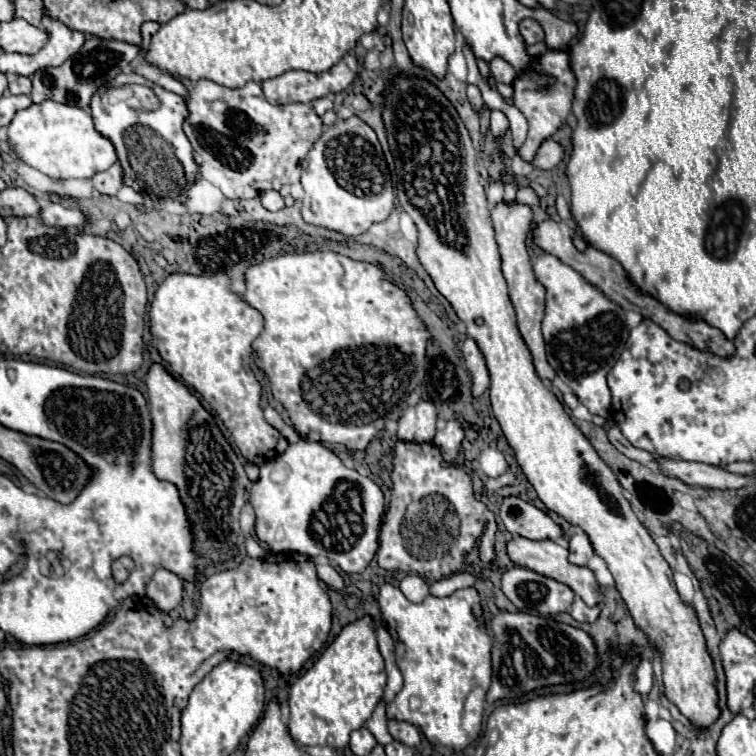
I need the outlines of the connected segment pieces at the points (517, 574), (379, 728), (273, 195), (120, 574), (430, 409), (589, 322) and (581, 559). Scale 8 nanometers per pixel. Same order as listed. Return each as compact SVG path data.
M515 566L503 572L501 590L521 612L559 614L573 604L573 590L553 578Z
M381 700L373 712L373 716L367 720L367 730L375 736L375 740L385 746L389 742L393 742L391 734L387 732L387 716L385 716L385 700Z
M275 190L265 192L265 194L261 196L261 204L263 204L267 210L281 210L281 208L285 208L283 198L281 198L279 192L275 192Z
M123 556L123 558L115 560L115 564L113 564L113 578L115 578L119 584L123 584L123 582L129 578L131 570L133 570L133 560L127 558L127 556Z
M421 400L415 406L409 406L399 418L397 438L403 442L431 442L435 436L437 410L433 402Z
M541 254L533 262L533 272L537 282L547 290L543 338L551 368L555 368L555 374L573 390L591 414L607 418L611 406L607 374L613 368L613 362L621 356L629 338L623 308L607 300L597 288L587 284L579 272L551 254Z
M575 532L571 538L569 538L569 562L575 564L575 566L585 566L587 560L595 554L589 538L585 532Z

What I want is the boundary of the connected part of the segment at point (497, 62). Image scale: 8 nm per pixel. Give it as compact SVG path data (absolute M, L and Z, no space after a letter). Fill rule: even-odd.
M493 58L493 60L489 62L489 66L491 66L491 72L493 72L493 76L497 78L497 82L511 84L511 82L515 80L515 76L517 76L515 68L513 68L509 62L505 62L503 58Z

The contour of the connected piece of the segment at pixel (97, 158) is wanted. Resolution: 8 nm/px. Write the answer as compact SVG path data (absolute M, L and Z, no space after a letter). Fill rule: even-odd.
M53 100L19 110L7 126L7 140L27 166L41 170L49 178L91 178L117 162L113 144L95 130L93 118L85 110Z

